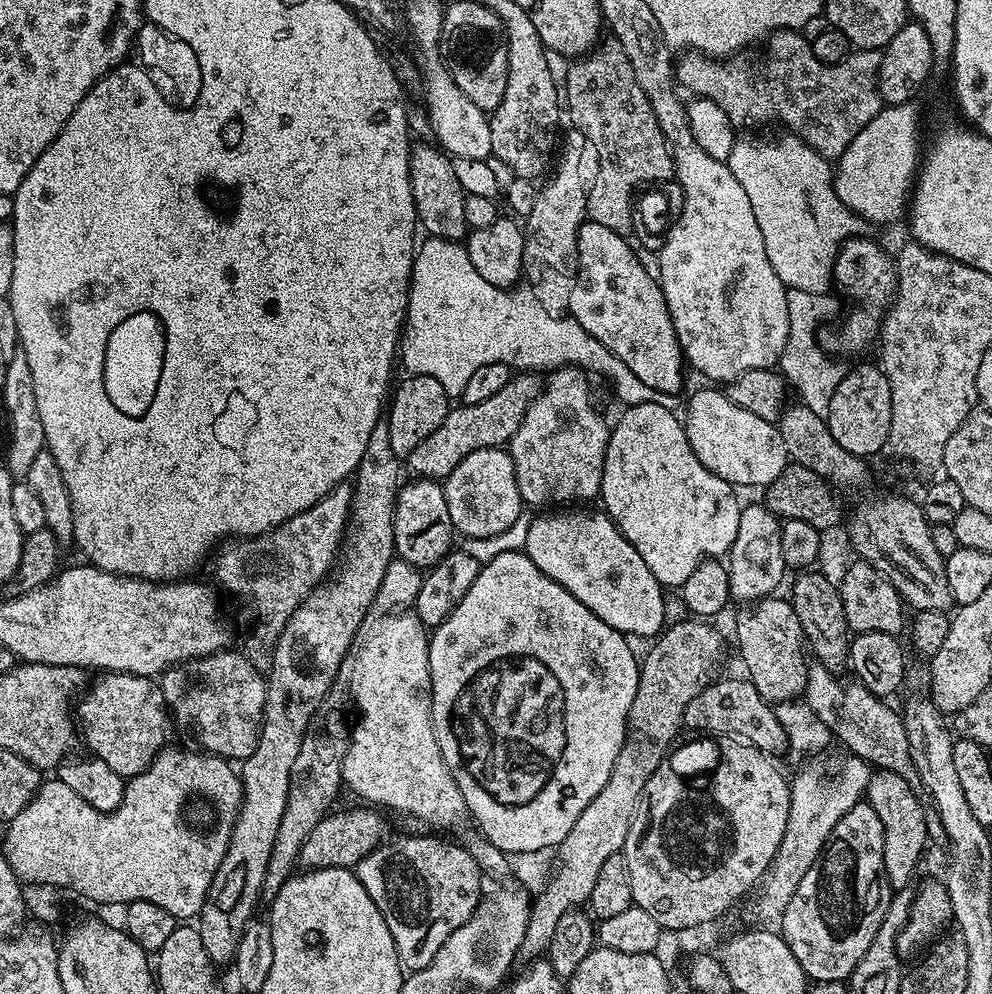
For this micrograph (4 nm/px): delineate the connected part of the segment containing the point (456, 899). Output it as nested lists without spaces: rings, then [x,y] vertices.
[[[400,836],[391,840],[362,857],[354,871],[362,886],[366,886],[366,894],[374,898],[374,906],[382,910],[382,918],[386,918],[390,938],[394,938],[394,946],[398,950],[400,967],[408,972],[417,972],[430,966],[446,938],[450,938],[450,934],[454,934],[454,930],[458,930],[458,926],[465,924],[474,914],[482,899],[482,873],[474,858],[470,858],[467,847],[460,845],[459,848],[448,840],[439,840],[436,836]]]

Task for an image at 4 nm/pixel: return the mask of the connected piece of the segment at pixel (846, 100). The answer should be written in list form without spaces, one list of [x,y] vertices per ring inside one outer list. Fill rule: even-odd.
[[[781,30],[767,37],[768,49],[761,56],[733,54],[727,58],[701,56],[699,52],[689,51],[675,61],[676,83],[685,93],[693,97],[718,102],[726,116],[730,118],[733,128],[743,130],[755,124],[768,124],[777,120],[785,124],[791,135],[806,141],[819,155],[839,158],[854,142],[858,130],[870,122],[882,107],[880,91],[876,85],[876,75],[880,69],[880,52],[876,50],[852,50],[836,64],[823,64],[814,53],[811,43],[796,30]]]

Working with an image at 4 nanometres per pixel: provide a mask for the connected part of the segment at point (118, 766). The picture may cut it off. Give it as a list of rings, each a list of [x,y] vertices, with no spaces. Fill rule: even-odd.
[[[105,672],[97,677],[93,684],[91,681],[87,685],[74,708],[79,735],[83,743],[84,740],[88,743],[87,751],[106,762],[114,774],[125,778],[142,774],[166,744],[160,729],[164,716],[166,720],[160,685],[153,677],[135,676],[129,672]]]

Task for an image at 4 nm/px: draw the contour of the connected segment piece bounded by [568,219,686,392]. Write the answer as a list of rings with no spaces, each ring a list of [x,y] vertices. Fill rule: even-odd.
[[[586,219],[578,230],[577,236],[577,276],[576,285],[570,296],[568,312],[571,319],[576,320],[606,350],[618,354],[626,366],[630,366],[633,381],[645,384],[656,392],[676,392],[684,384],[684,368],[686,361],[684,351],[674,330],[674,322],[668,313],[664,295],[660,289],[657,277],[644,269],[642,261],[636,257],[634,249],[628,245],[629,241],[623,236],[614,234],[606,226]]]

